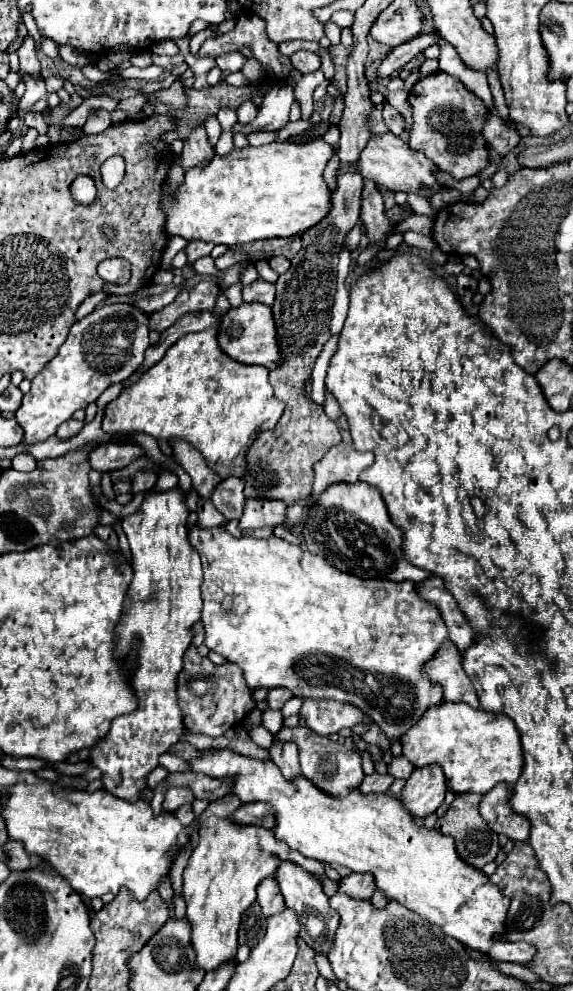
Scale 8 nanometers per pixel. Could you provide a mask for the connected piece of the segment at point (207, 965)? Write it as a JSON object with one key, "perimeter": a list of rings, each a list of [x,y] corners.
{"perimeter":[[[209,817],[201,823],[199,843],[183,873],[183,895],[187,903],[187,917],[193,925],[193,949],[197,953],[195,967],[211,971],[221,963],[235,959],[241,915],[255,903],[257,885],[275,873],[277,865],[283,861],[293,861],[305,871],[325,875],[323,863],[305,859],[299,851],[289,849],[283,841],[275,839],[271,829],[239,825],[233,823],[231,817]]]}

